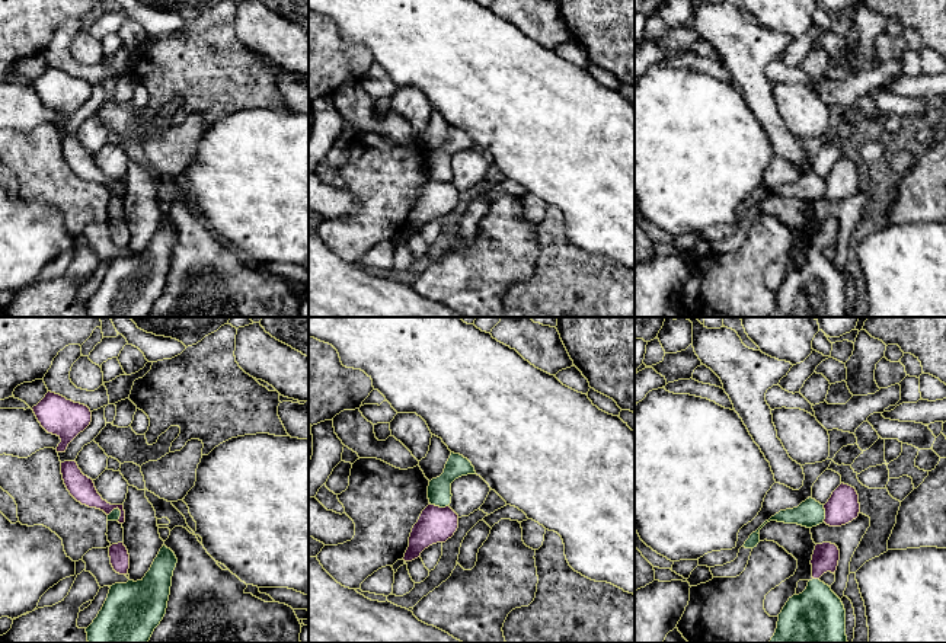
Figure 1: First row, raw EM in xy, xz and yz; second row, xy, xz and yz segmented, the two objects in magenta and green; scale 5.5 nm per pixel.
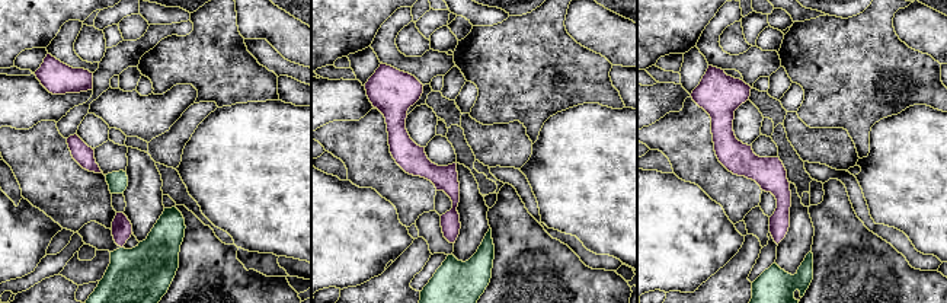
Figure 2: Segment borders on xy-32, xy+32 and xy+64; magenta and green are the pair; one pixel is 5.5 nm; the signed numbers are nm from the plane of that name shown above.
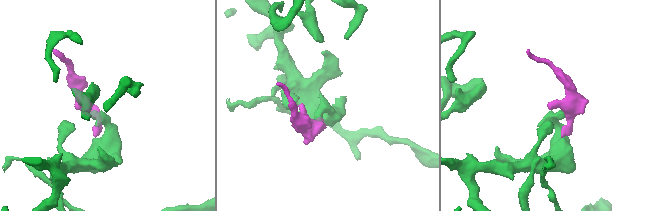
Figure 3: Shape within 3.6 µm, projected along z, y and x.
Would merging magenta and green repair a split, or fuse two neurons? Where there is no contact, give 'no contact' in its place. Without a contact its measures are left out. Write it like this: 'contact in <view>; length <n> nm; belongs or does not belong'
contact in xz; length 110 nm; belongs

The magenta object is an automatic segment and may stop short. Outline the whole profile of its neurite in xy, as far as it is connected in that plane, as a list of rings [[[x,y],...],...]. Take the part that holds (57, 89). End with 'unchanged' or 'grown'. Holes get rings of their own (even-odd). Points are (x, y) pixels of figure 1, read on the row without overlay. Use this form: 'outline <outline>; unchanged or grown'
outline [[[51,65],[32,84],[41,100],[61,113],[55,122],[57,127],[65,127],[68,118],[92,96],[92,86],[87,80]]]; unchanged

